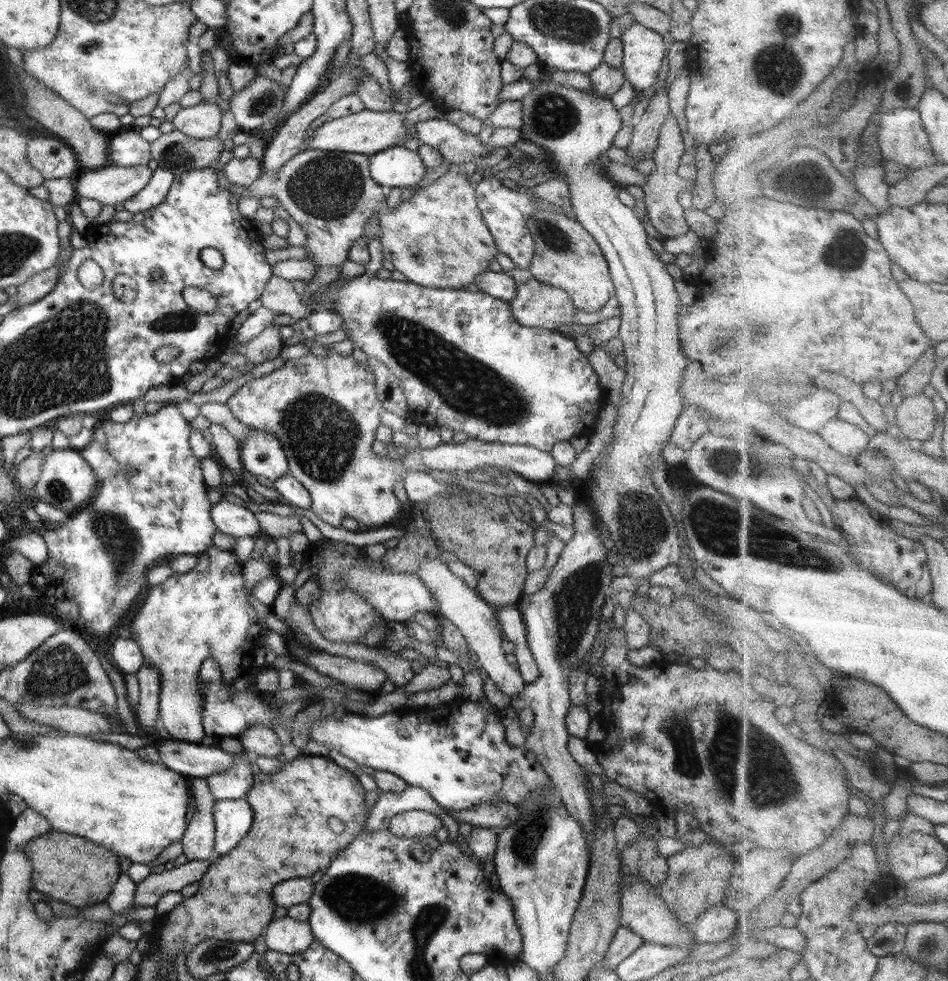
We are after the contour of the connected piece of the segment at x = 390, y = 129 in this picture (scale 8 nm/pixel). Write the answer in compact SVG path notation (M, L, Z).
M364 109L364 110L361 110L360 112L355 112L354 114L350 114L348 116L343 116L343 117L340 117L340 118L337 118L337 119L330 119L328 121L326 121L325 123L323 123L321 126L318 126L318 128L316 128L313 132L312 132L312 136L310 136L309 138L307 138L307 142L308 142L308 149L312 149L312 150L324 150L324 151L342 151L342 152L353 152L353 153L360 153L360 154L365 154L365 155L368 155L369 157L371 157L373 154L376 154L377 152L380 152L381 150L384 150L385 148L390 148L390 147L394 147L396 145L394 145L395 142L398 142L398 140L400 140L400 138L402 138L404 135L408 134L408 130L410 130L412 127L410 127L408 129L408 127L405 127L404 126L404 120L405 120L405 117L402 118L402 115L400 115L400 113L396 112L396 111L393 111L393 110L387 110L386 112L374 112L374 111L371 111L371 110L368 110L368 109Z

